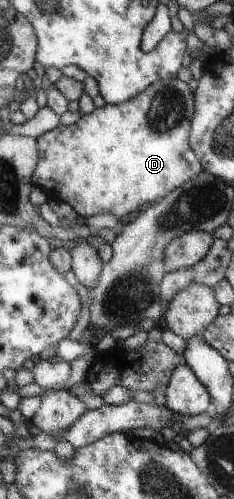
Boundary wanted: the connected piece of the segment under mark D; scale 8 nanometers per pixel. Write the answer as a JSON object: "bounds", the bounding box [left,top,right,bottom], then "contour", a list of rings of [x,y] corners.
{"bounds":[34,78,203,220],"contour":[[[171,78],[160,82],[155,82],[154,85],[148,86],[138,96],[131,98],[126,102],[111,105],[106,103],[103,107],[95,108],[90,114],[82,115],[81,118],[74,124],[65,126],[60,123],[56,128],[45,132],[38,137],[39,142],[39,162],[35,166],[34,180],[36,186],[43,189],[48,196],[59,199],[62,202],[70,204],[76,211],[78,216],[82,218],[90,218],[97,214],[112,214],[120,220],[126,212],[134,212],[136,208],[140,208],[142,204],[150,204],[152,200],[160,200],[166,194],[170,194],[172,190],[182,186],[184,182],[191,181],[202,172],[203,165],[200,162],[199,155],[191,147],[191,121],[195,116],[195,92],[187,82],[179,79]]]}

